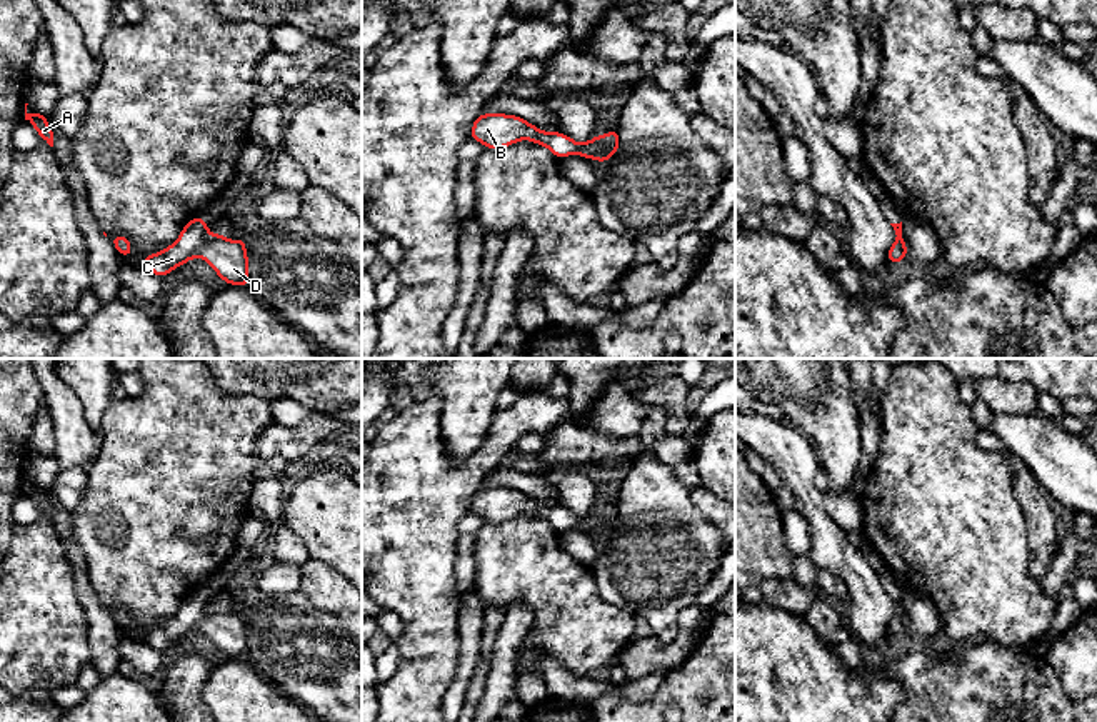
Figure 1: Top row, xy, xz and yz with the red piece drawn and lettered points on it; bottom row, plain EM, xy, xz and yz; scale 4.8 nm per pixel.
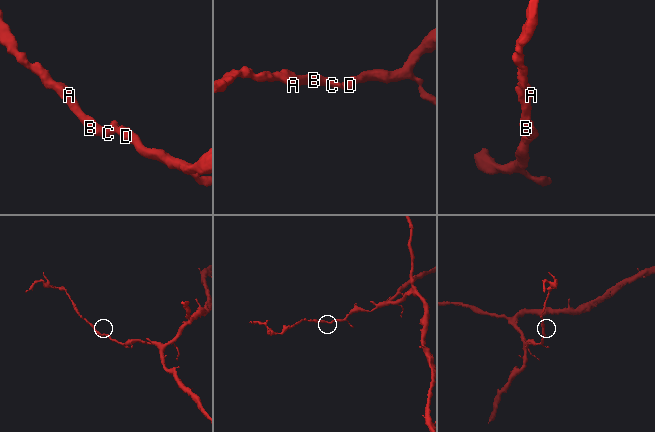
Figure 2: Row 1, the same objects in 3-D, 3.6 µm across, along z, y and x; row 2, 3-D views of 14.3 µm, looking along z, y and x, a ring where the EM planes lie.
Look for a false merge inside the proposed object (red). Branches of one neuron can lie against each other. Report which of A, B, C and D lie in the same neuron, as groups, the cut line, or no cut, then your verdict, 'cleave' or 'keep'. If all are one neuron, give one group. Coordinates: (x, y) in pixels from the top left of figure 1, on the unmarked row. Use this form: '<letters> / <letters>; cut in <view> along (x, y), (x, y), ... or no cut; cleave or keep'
A B C D; no cut; keep

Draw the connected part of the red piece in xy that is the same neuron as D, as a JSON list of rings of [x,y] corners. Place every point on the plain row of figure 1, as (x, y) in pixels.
[[[202,590],[188,594],[178,612],[142,632],[143,642],[163,652],[178,639],[200,630],[228,659],[248,660],[248,629],[243,612],[228,614],[223,607],[210,607]]]

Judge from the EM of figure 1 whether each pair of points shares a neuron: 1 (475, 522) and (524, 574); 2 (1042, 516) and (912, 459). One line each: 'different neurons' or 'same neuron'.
1: different neurons
2: different neurons

